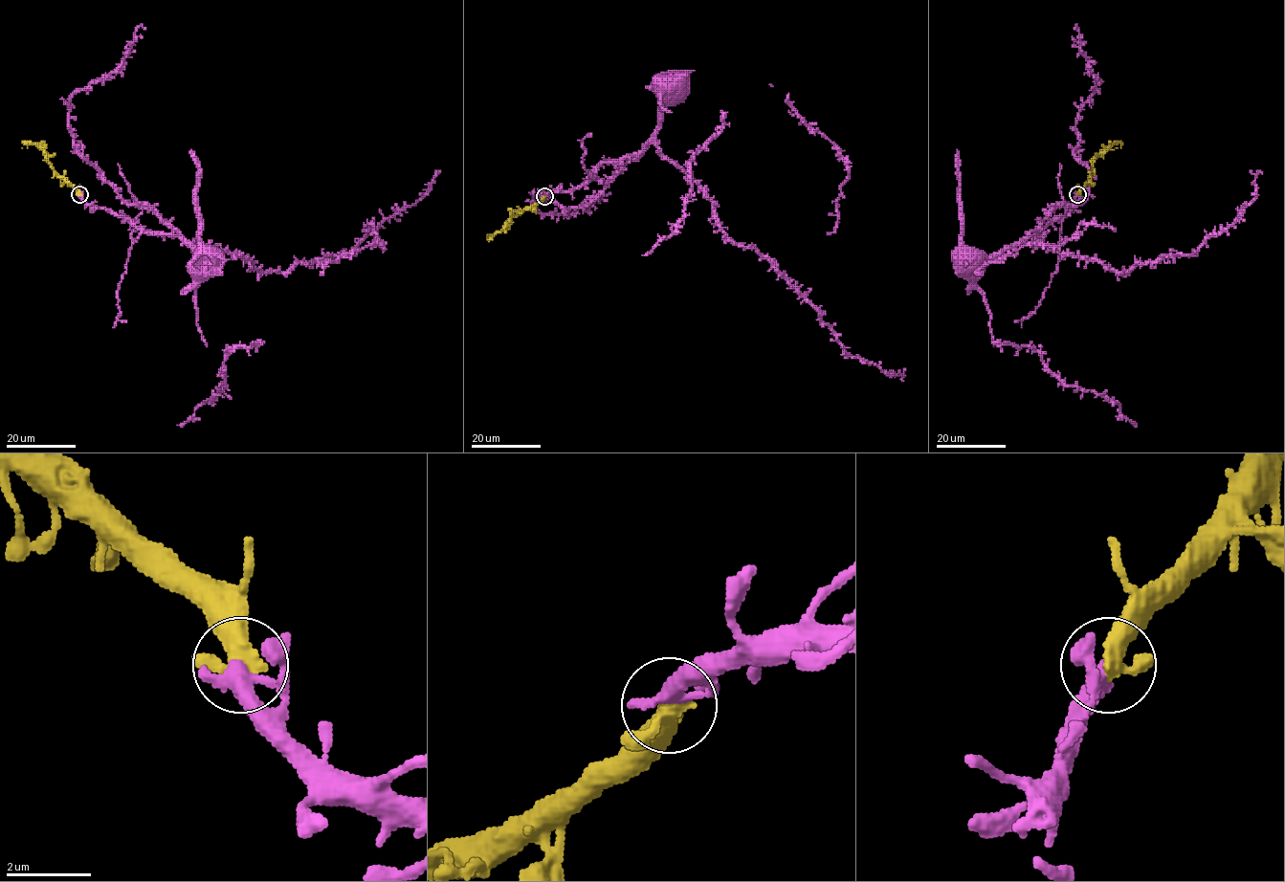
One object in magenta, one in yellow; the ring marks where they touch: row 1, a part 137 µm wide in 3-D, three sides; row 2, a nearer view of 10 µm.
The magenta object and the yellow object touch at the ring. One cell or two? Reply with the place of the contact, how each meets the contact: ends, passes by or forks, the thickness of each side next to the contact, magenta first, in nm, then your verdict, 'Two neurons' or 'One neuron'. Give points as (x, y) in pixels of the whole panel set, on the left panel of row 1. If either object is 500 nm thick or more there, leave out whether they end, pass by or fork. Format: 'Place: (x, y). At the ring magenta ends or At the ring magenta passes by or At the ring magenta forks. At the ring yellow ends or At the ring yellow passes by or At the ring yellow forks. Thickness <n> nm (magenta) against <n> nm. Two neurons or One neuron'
Place: (79, 194). At the ring magenta ends. At the ring yellow passes by. Thickness 480 nm (magenta) against 400 nm. One neuron

